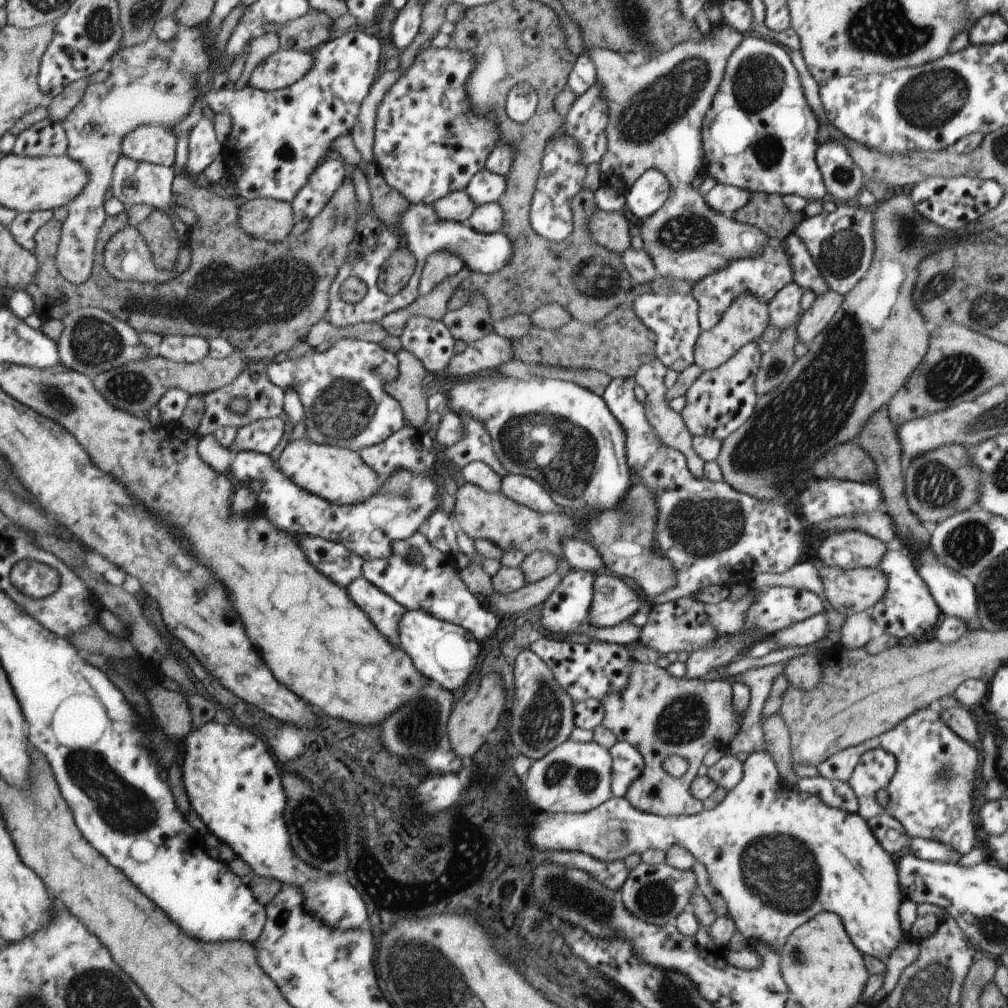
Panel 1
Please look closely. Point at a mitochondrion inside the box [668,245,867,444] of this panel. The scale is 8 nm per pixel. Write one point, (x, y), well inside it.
(773, 371)

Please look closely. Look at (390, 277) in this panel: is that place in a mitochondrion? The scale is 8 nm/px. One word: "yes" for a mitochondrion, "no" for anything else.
yes

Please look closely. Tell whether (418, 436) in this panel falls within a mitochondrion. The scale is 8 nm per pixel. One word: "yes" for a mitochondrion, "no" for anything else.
no

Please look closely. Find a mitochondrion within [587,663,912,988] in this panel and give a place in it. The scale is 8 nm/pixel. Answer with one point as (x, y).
(779, 869)

